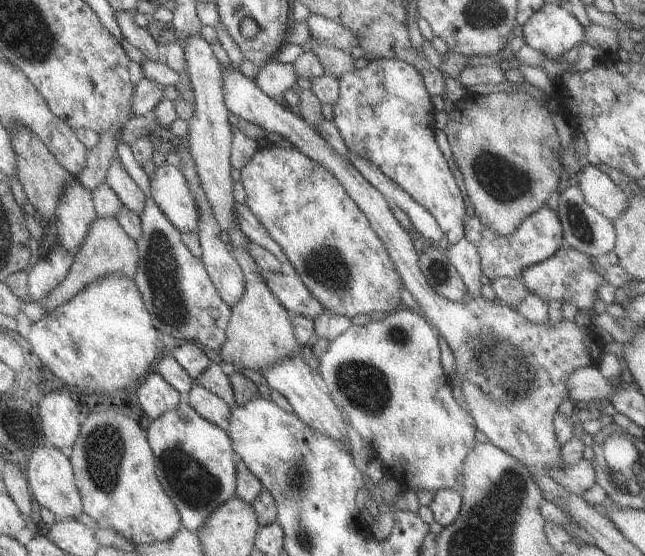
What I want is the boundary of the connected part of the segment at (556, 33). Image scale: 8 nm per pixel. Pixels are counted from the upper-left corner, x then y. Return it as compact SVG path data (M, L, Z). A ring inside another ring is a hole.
M544 3L523 24L523 39L550 59L560 59L585 40L585 29L570 9Z

